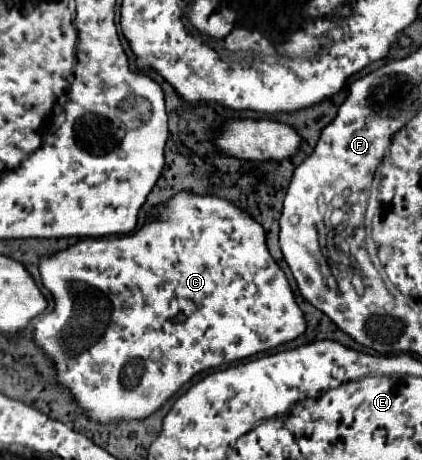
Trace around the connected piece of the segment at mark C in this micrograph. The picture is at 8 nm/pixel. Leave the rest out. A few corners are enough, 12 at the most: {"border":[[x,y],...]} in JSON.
{"border":[[181,191],[39,261],[99,425],[307,329],[265,229]]}

